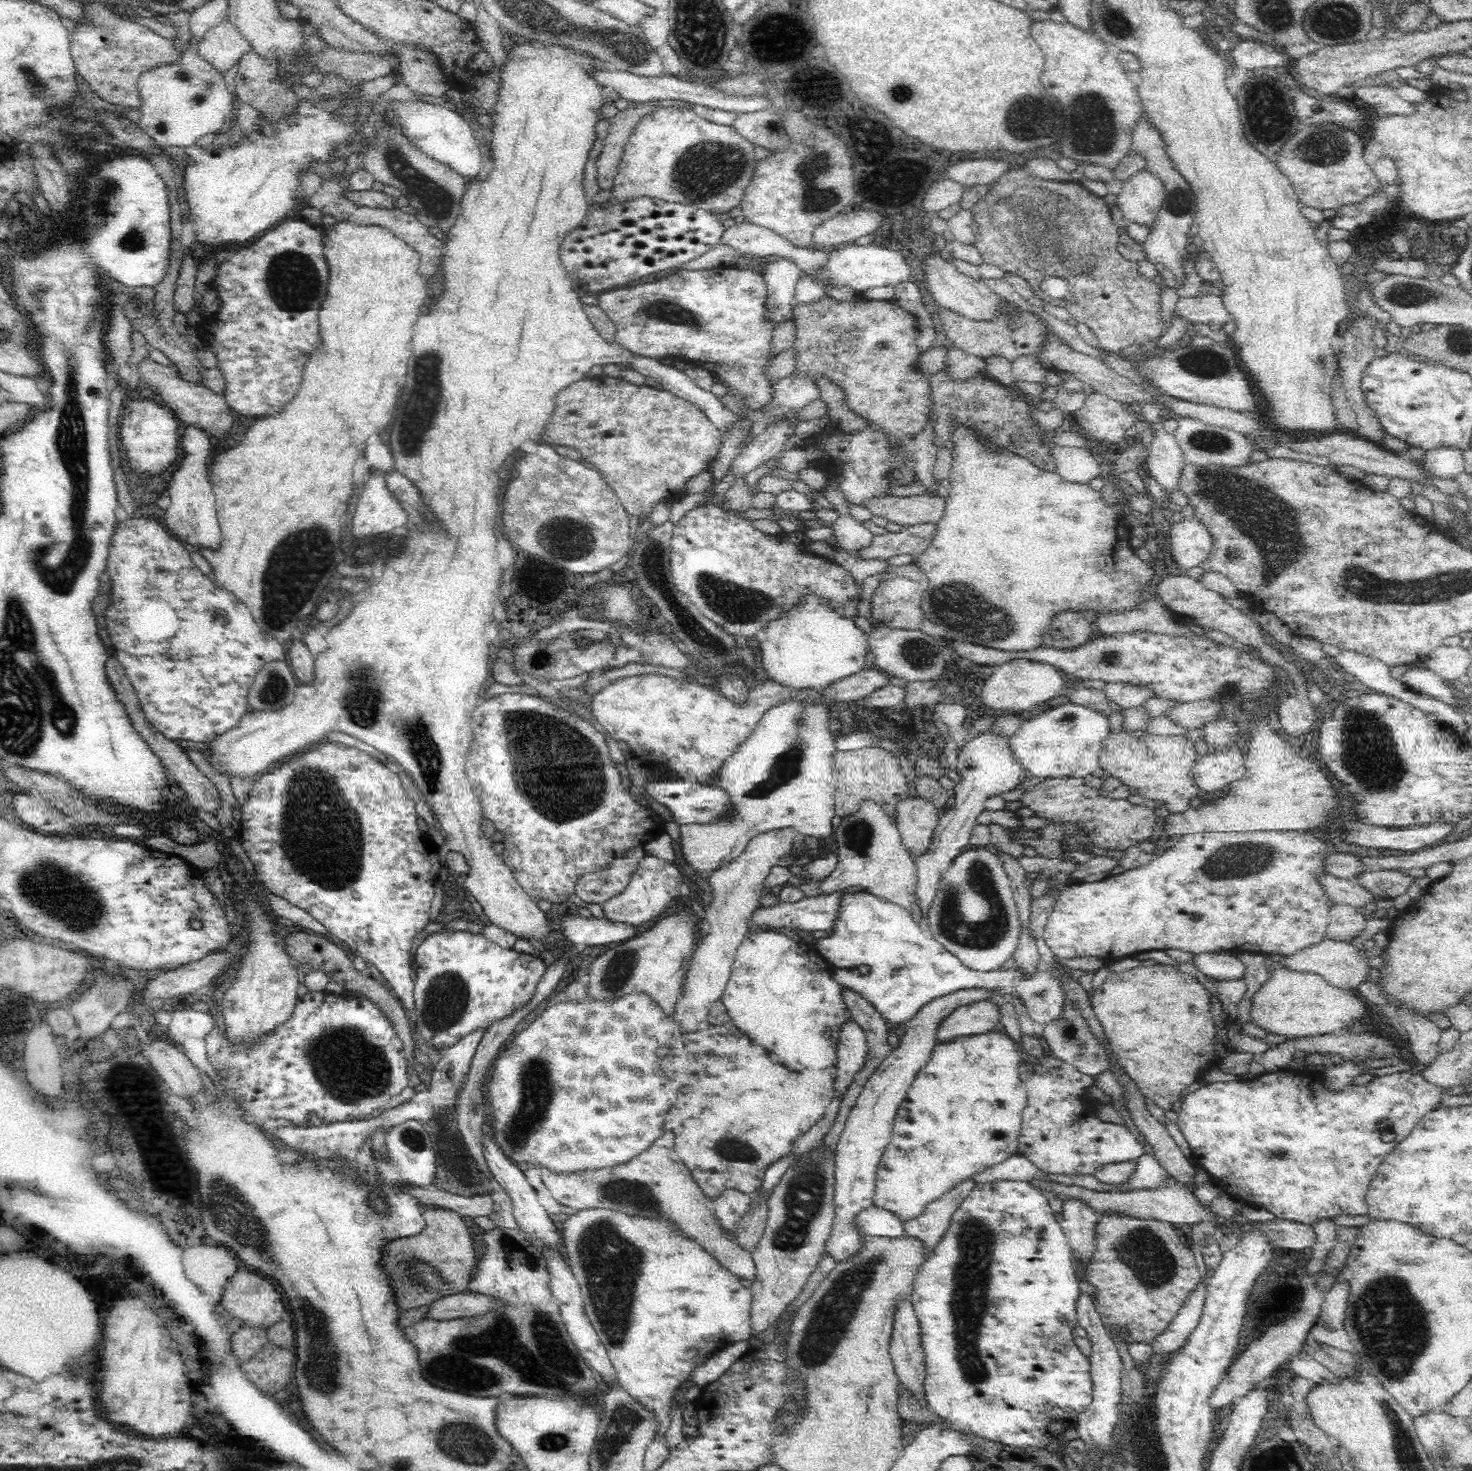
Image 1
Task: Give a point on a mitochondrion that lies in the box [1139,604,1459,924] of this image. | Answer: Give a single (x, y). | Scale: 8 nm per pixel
(1369, 758)

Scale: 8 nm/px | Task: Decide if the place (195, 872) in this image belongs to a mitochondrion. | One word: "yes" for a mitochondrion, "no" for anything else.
no

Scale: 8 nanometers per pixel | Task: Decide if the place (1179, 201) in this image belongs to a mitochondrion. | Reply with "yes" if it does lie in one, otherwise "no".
yes

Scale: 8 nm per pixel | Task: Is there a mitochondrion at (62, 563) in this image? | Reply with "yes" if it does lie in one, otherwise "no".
yes

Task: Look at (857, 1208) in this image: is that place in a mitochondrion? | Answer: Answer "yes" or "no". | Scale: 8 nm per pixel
no

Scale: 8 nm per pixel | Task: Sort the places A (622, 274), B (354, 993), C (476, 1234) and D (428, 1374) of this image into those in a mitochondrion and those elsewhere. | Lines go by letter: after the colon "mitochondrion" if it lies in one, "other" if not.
A: other
B: other
C: other
D: mitochondrion

